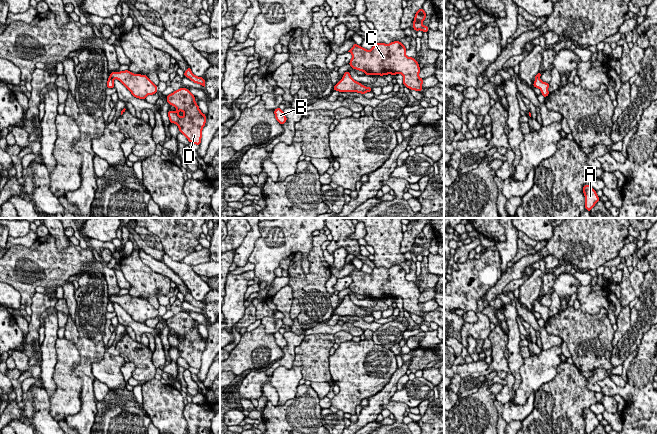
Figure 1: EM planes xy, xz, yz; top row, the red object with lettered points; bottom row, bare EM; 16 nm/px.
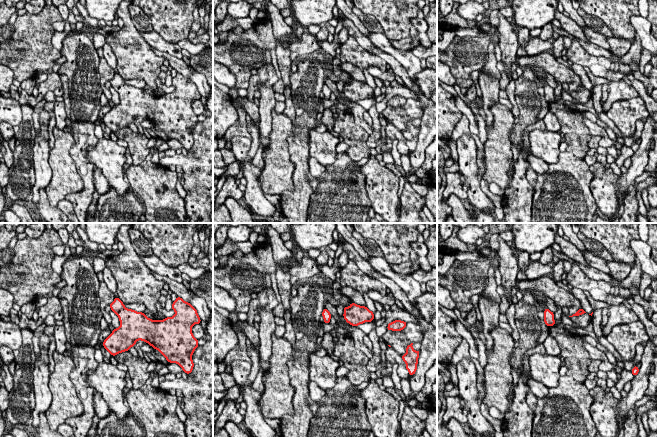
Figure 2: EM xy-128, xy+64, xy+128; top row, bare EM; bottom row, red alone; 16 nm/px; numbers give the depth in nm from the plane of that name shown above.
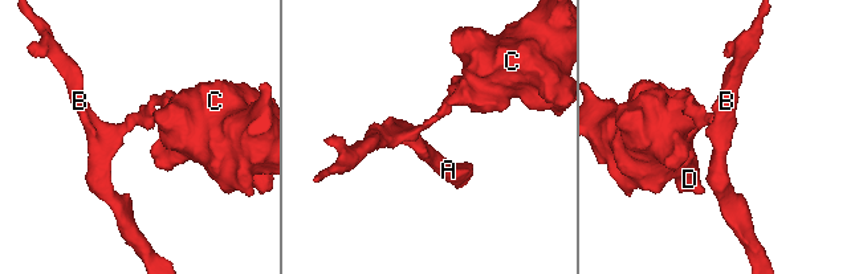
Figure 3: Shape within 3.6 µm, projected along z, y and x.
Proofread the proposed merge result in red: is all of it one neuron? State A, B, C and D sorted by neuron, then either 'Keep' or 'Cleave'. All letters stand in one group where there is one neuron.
Groups: A B / C D. Cleave

